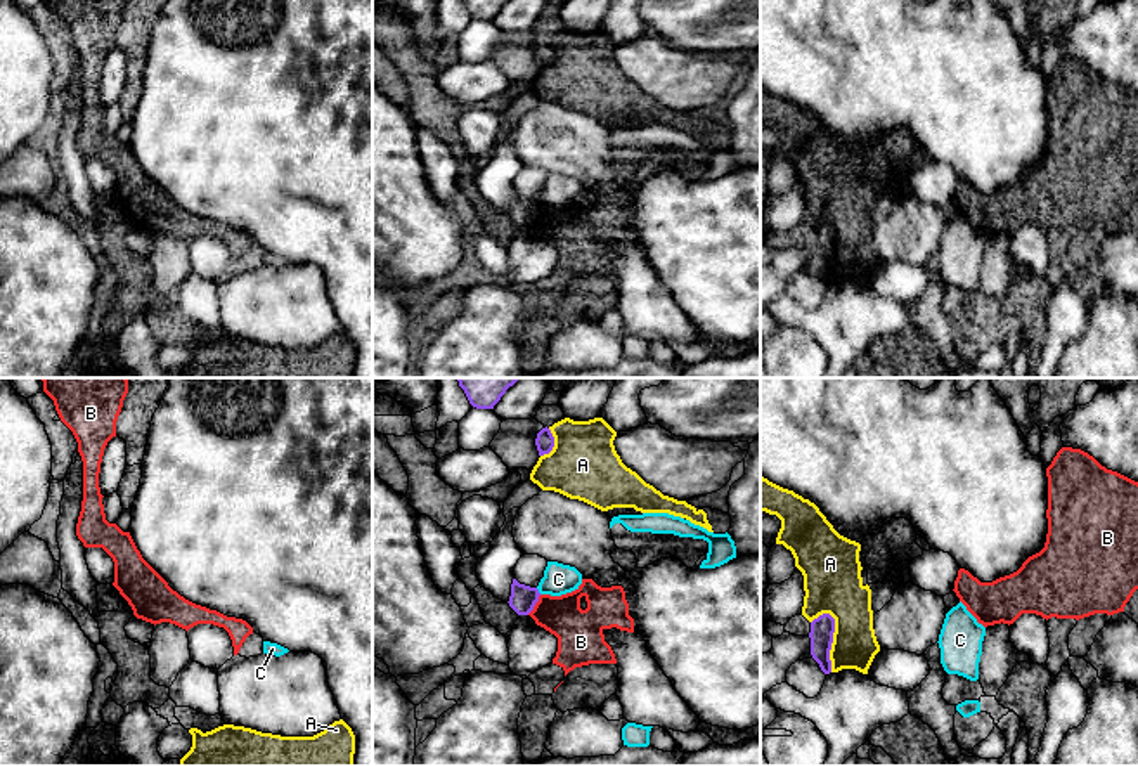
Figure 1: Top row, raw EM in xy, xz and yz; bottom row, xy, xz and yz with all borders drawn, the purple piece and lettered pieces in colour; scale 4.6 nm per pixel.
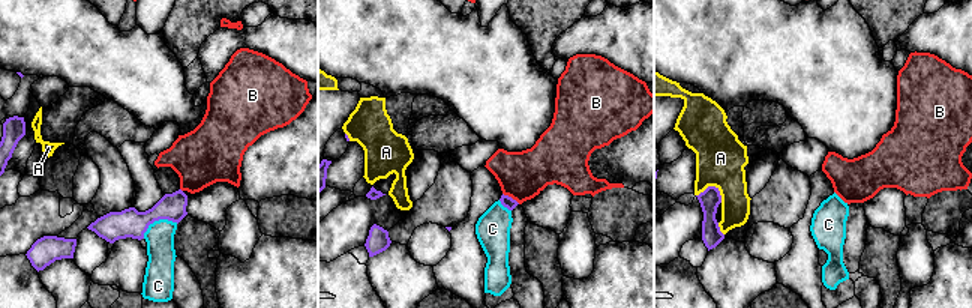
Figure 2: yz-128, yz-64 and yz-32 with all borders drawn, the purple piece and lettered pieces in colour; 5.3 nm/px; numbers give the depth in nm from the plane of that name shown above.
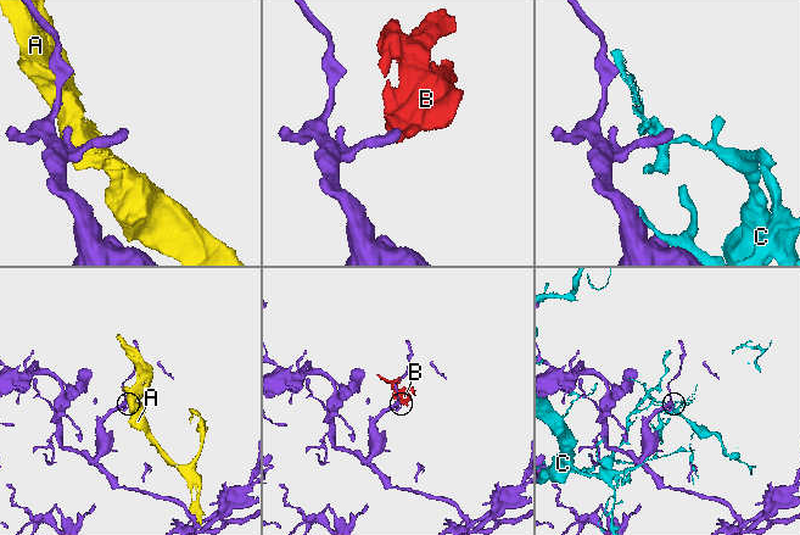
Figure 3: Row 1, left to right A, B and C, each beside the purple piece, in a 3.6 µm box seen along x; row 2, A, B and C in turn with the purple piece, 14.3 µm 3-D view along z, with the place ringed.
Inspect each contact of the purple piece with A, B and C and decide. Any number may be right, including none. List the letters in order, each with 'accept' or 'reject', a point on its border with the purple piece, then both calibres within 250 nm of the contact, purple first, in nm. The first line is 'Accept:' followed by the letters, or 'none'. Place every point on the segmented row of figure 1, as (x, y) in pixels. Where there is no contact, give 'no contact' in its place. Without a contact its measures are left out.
Accept: none
A: reject; contact yz (832, 640); calibres 110 and 260 nm
B: reject; contact xz (534, 605); calibres 120 and 220 nm
C: reject; contact xz (537, 591); calibres 120 and 150 nm

